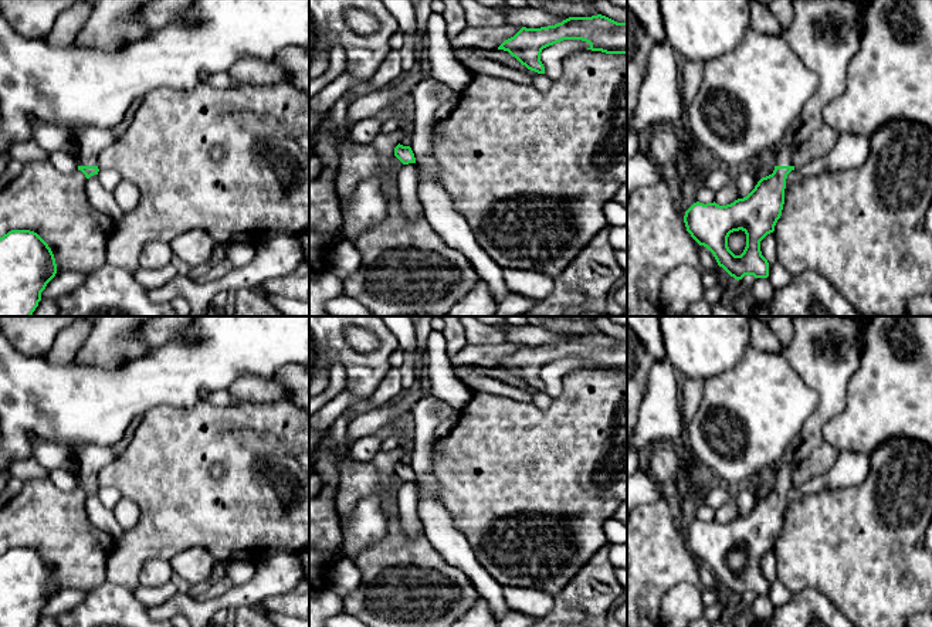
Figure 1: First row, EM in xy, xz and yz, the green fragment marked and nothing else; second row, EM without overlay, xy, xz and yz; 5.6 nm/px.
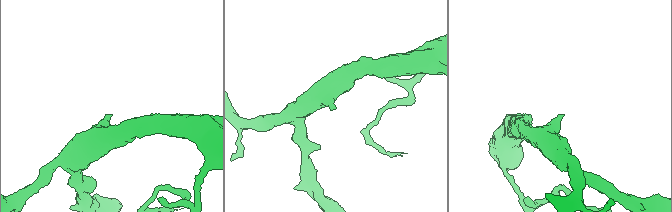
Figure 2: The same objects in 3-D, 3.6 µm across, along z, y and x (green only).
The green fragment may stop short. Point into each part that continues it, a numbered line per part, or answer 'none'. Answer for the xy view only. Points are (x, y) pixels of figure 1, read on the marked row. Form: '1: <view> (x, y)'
1: xy (91, 141)

